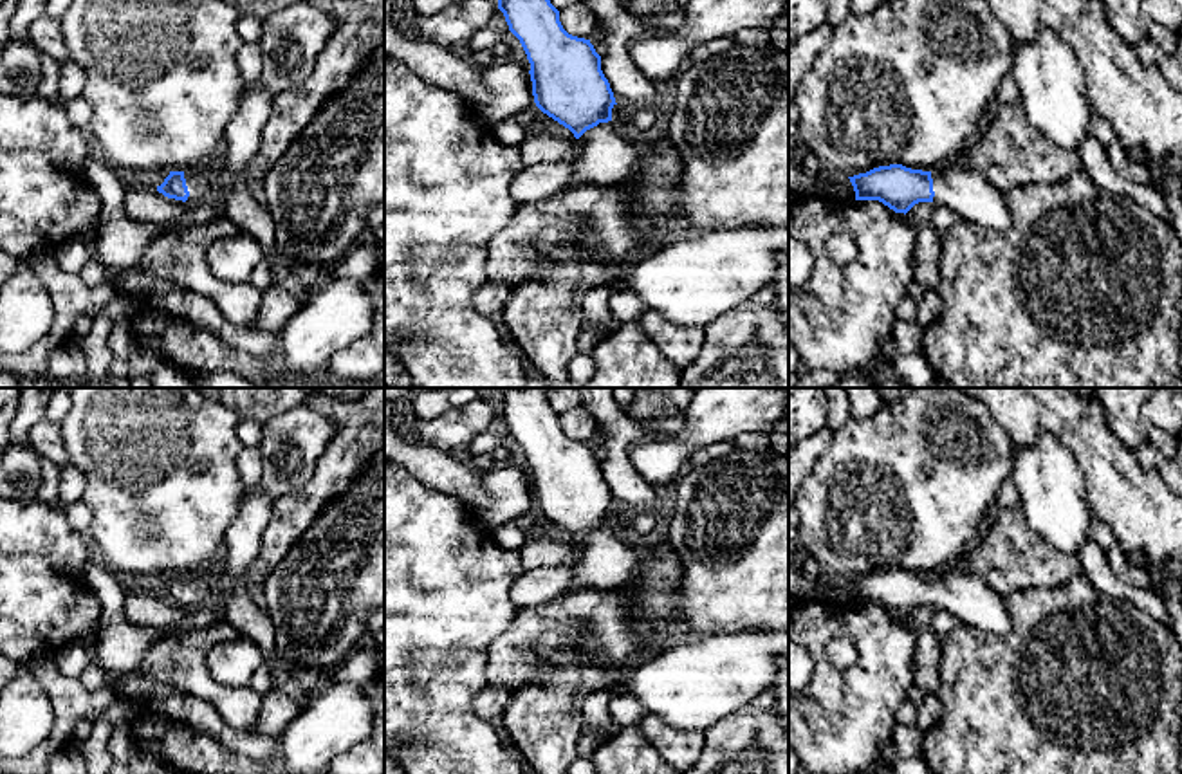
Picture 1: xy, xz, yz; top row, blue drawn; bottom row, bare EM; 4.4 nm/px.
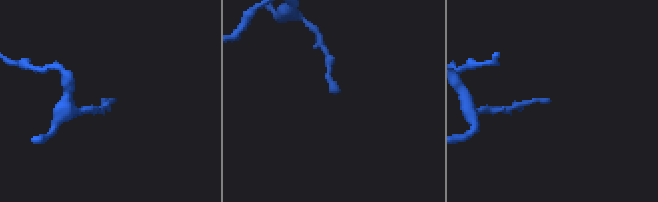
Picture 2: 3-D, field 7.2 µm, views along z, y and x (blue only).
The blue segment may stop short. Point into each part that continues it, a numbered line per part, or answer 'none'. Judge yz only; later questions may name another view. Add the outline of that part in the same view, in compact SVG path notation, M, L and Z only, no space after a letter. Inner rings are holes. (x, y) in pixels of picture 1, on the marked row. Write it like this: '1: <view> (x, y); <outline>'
1: yz (966, 192); M944 166L931 171L933 202L947 206L956 217L993 231L1005 231L1011 213L1000 191L980 170Z

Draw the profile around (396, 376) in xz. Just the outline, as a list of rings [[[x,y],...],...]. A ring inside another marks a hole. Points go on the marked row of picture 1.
[[[384,346],[384,388],[415,388],[406,370]]]

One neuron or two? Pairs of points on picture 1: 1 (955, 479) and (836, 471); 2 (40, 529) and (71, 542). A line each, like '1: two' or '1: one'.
1: one
2: one

